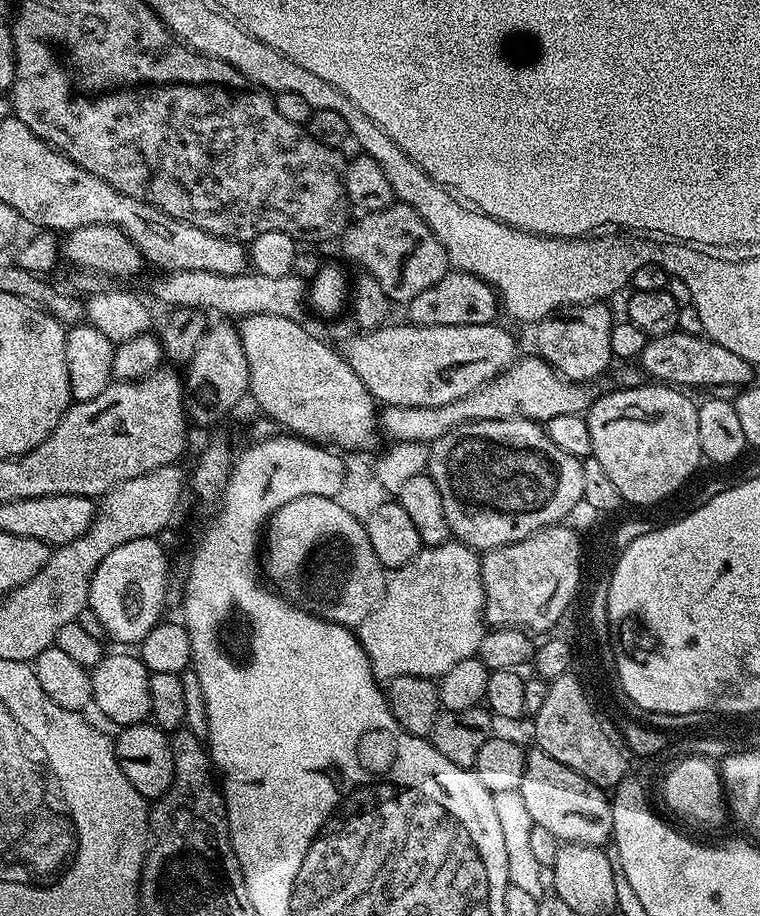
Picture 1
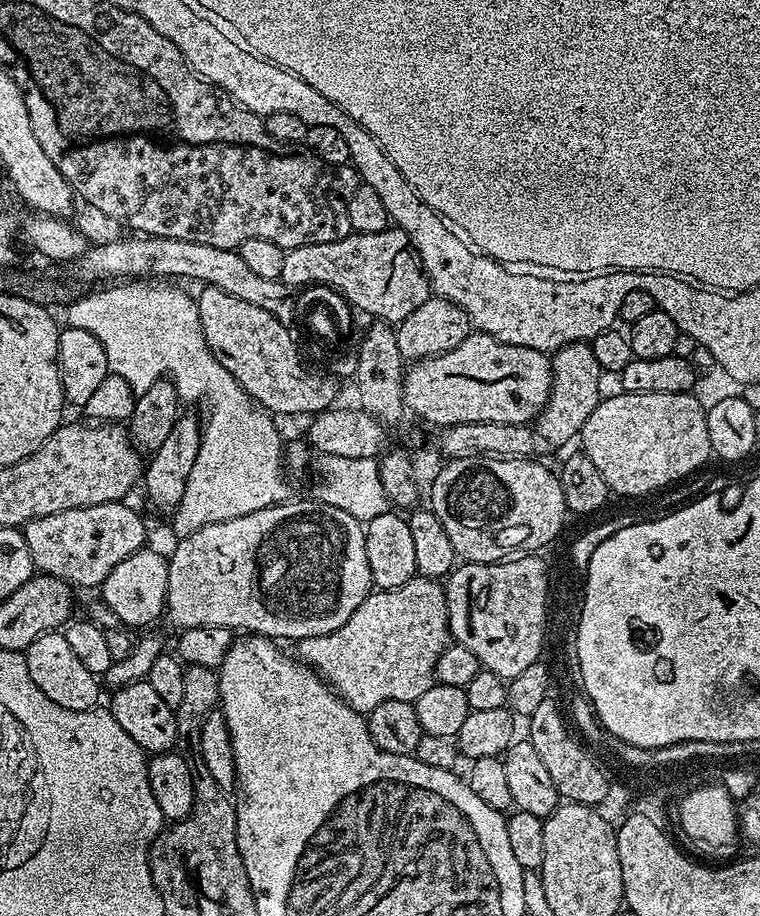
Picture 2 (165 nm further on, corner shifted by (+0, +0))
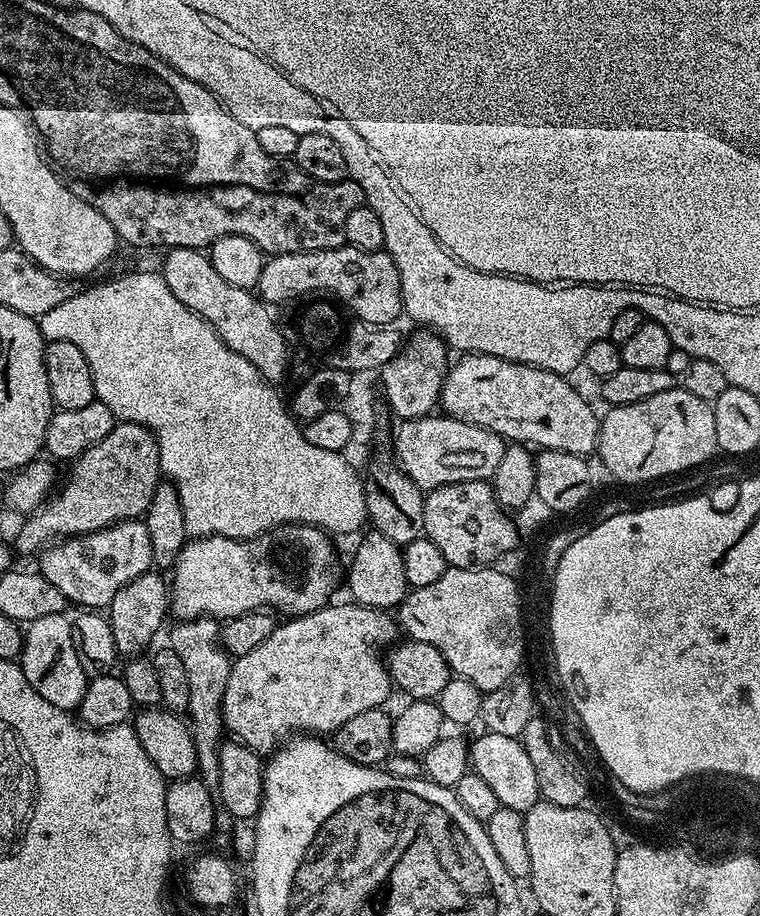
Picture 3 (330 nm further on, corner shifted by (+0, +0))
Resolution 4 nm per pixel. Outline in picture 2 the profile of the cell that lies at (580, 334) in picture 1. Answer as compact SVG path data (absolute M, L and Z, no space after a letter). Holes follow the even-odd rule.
M588 342L564 344L557 352L551 353L550 359L552 385L546 406L534 421L534 436L543 447L545 444L548 448L560 448L579 437L586 418L590 418L590 414L594 414L594 410L599 406L602 399L602 370L598 366L598 358L594 358L592 345Z

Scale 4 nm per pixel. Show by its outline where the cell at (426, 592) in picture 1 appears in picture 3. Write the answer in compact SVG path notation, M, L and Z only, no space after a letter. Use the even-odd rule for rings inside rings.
M355 602L347 603L348 604L336 605L333 603L331 606L322 607L317 610L317 612L311 612L306 616L296 616L285 619L283 622L280 622L284 624L277 623L275 627L273 627L271 634L262 642L258 642L258 646L254 646L254 650L250 650L250 654L242 654L231 661L232 669L226 682L226 690L222 698L220 712L224 716L225 729L227 729L229 733L234 734L235 739L239 740L241 744L245 744L245 746L255 750L257 753L264 754L269 750L275 749L278 741L281 738L287 737L289 734L324 734L320 732L334 734L340 729L342 722L350 722L350 718L354 718L354 714L362 714L362 710L381 707L381 705L385 703L383 700L386 699L391 692L394 692L392 677L388 674L382 656L376 653L376 648L385 647L384 649L387 649L389 645L397 639L397 637L395 638L396 632L398 633L397 621L393 619L393 617L391 620L391 618L388 617L391 615L389 615L387 611L378 608L365 608Z

